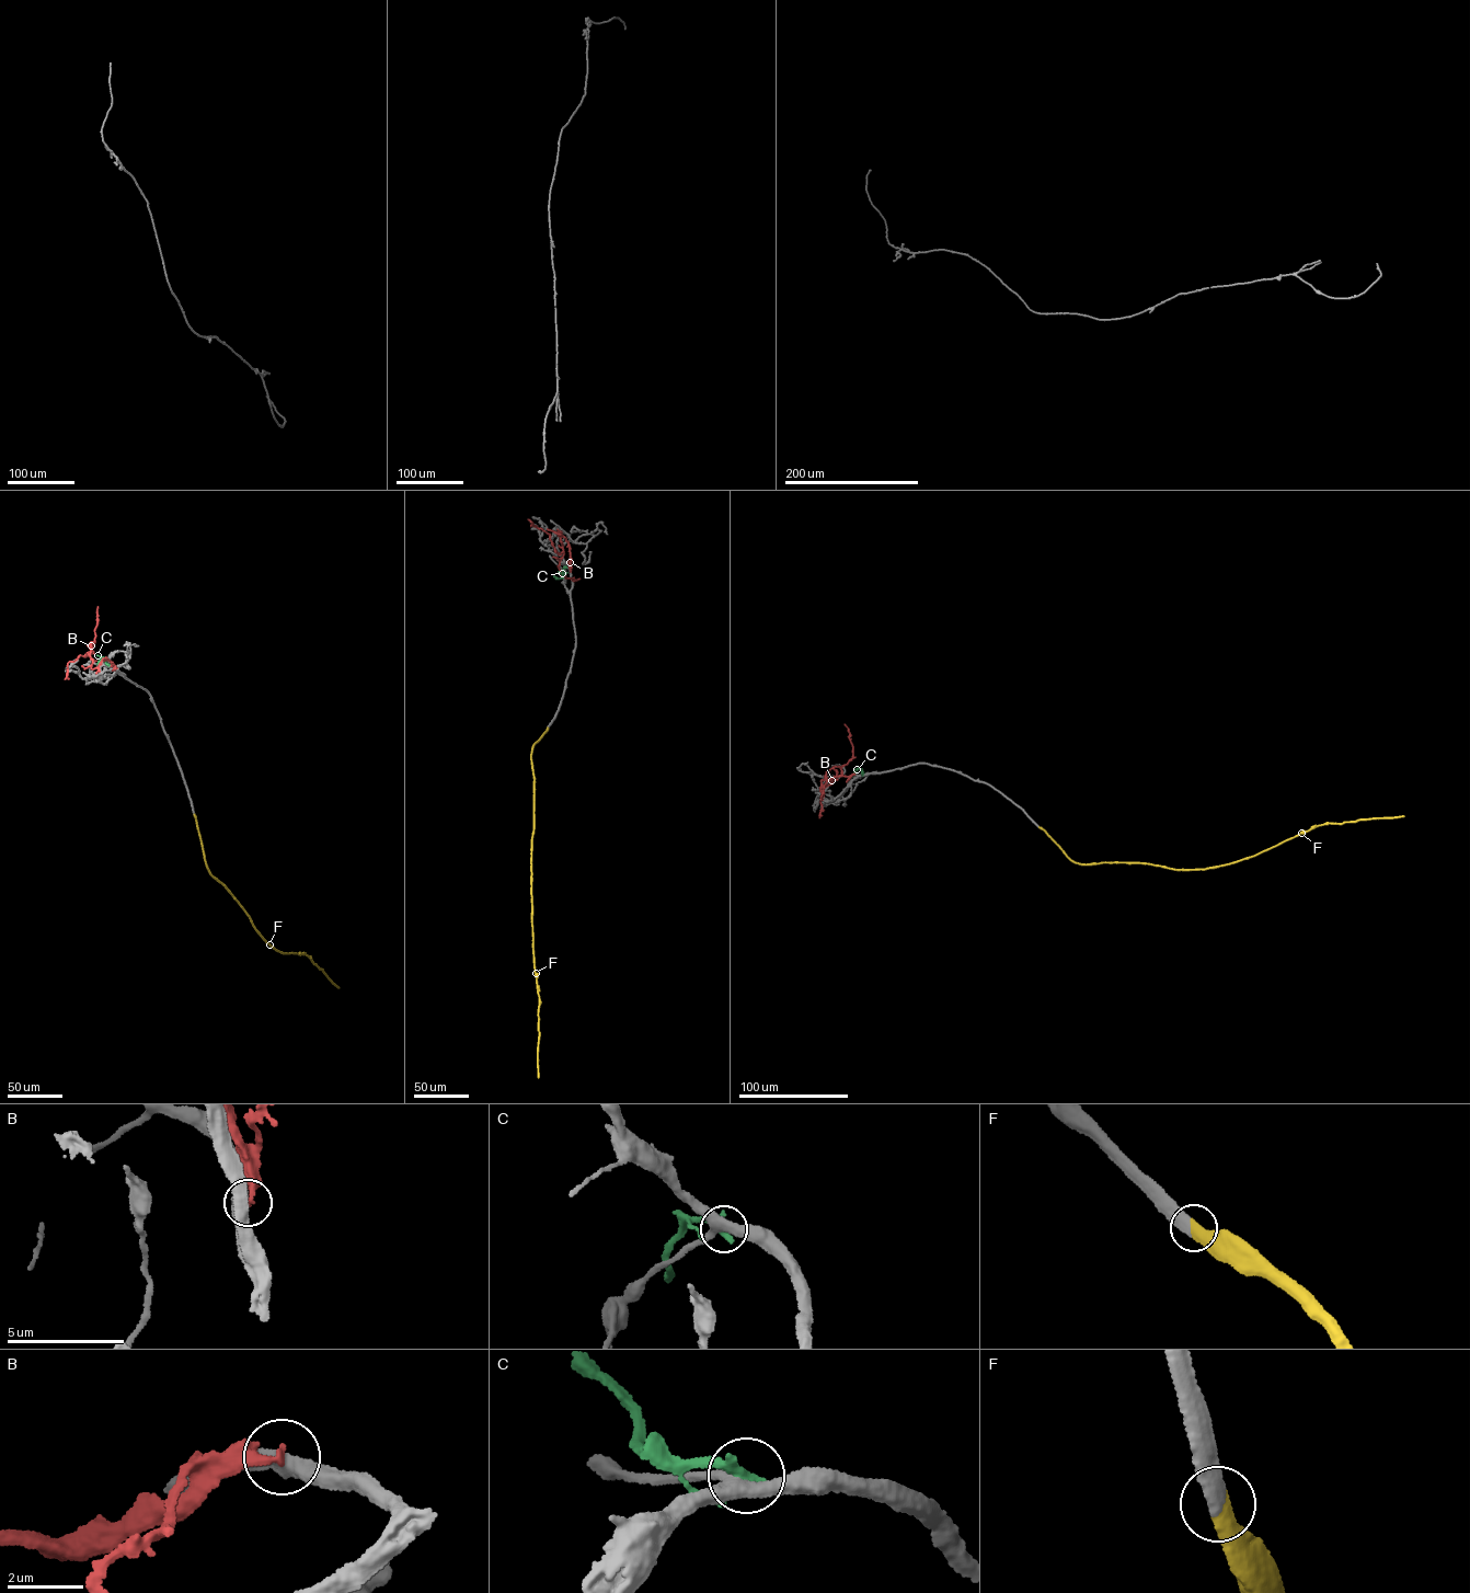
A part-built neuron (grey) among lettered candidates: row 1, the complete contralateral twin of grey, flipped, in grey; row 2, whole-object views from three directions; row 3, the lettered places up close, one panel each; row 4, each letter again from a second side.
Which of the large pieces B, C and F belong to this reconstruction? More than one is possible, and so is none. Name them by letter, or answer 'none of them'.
F

